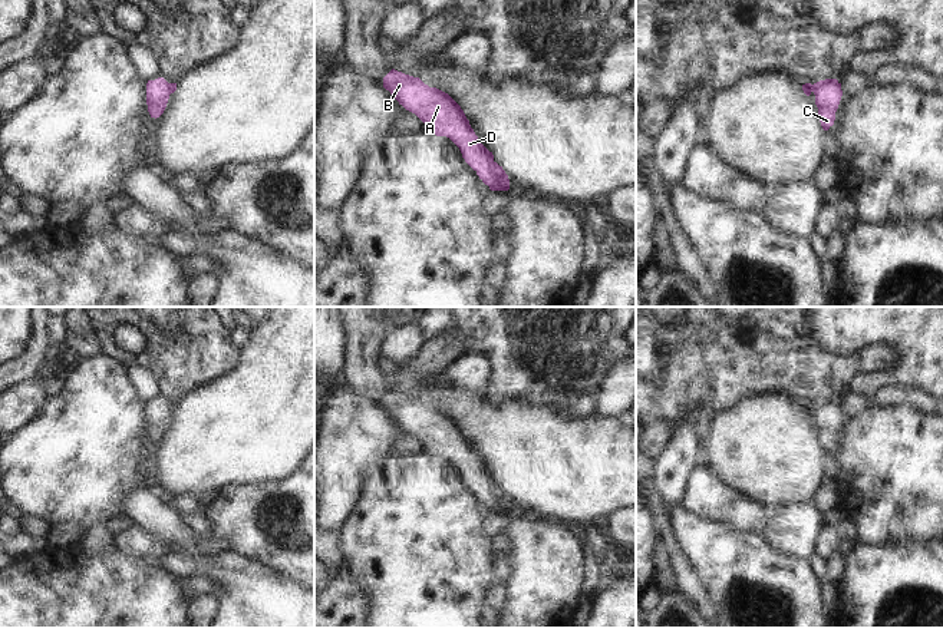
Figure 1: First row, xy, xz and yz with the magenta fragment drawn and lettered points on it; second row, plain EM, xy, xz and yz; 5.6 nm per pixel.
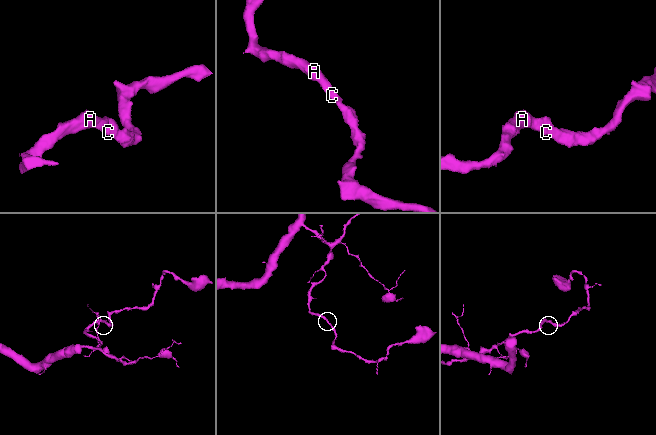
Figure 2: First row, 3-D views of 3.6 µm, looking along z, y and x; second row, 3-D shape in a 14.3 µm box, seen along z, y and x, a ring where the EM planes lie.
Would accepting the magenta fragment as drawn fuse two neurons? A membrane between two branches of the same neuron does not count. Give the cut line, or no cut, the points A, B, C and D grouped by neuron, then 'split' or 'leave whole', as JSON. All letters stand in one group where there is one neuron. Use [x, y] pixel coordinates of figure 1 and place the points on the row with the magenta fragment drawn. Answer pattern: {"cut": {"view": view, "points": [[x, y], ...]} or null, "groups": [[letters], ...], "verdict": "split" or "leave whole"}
{"cut": null, "groups": [["A", "B", "C", "D"]], "verdict": "leave whole"}

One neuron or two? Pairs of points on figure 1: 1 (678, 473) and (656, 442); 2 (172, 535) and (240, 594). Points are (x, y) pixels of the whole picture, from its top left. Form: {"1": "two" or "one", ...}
{"1": "two", "2": "one"}

